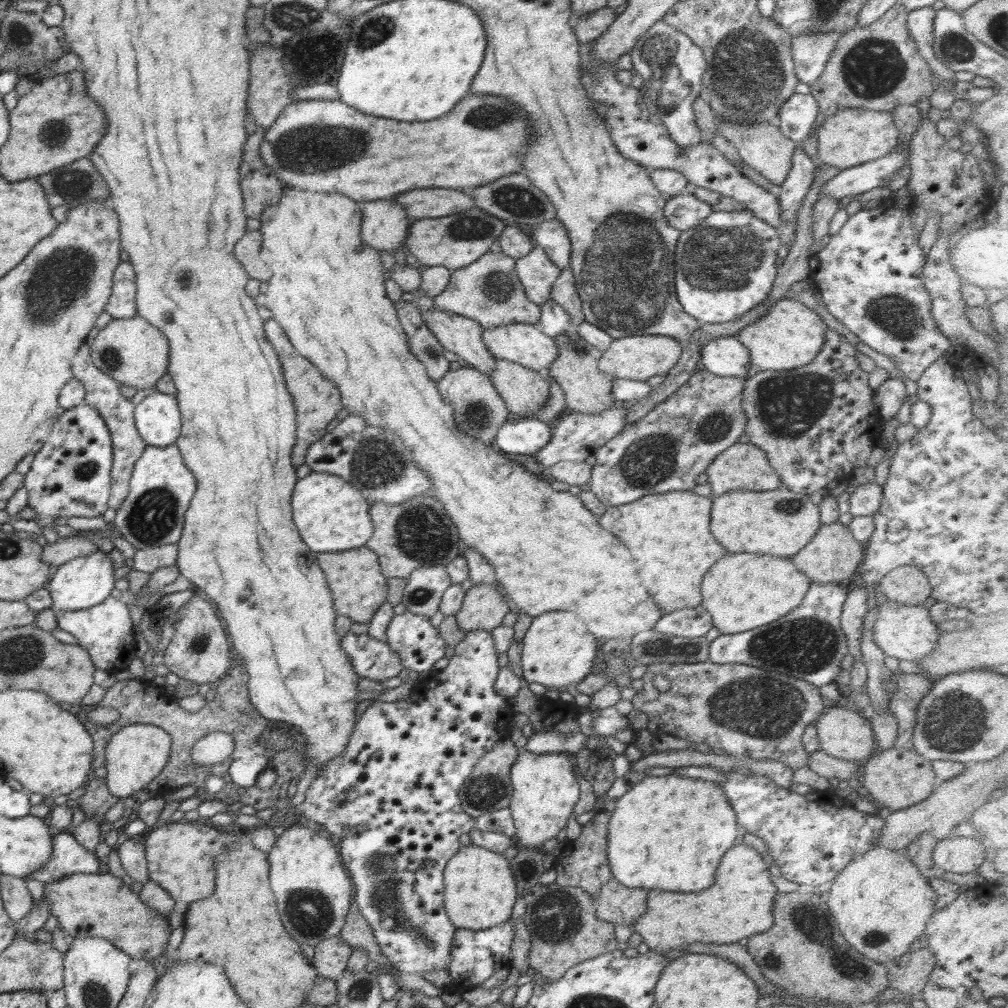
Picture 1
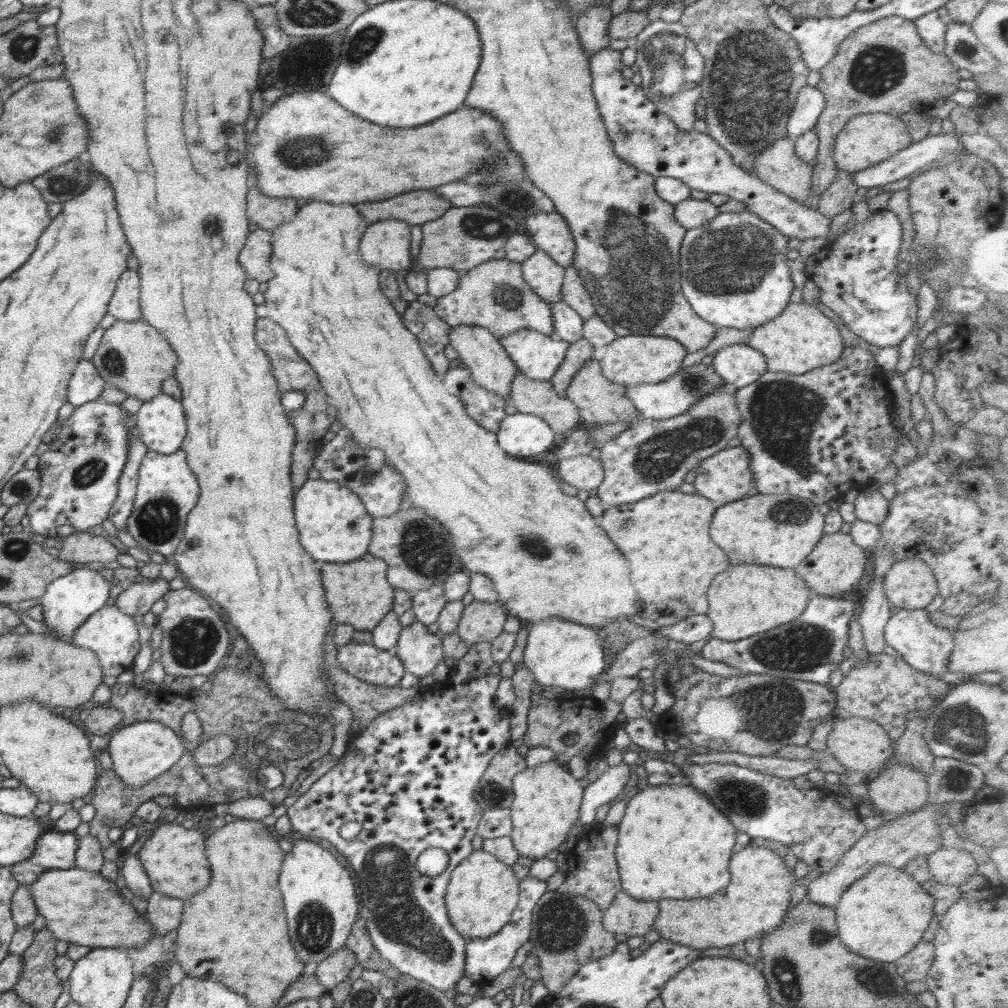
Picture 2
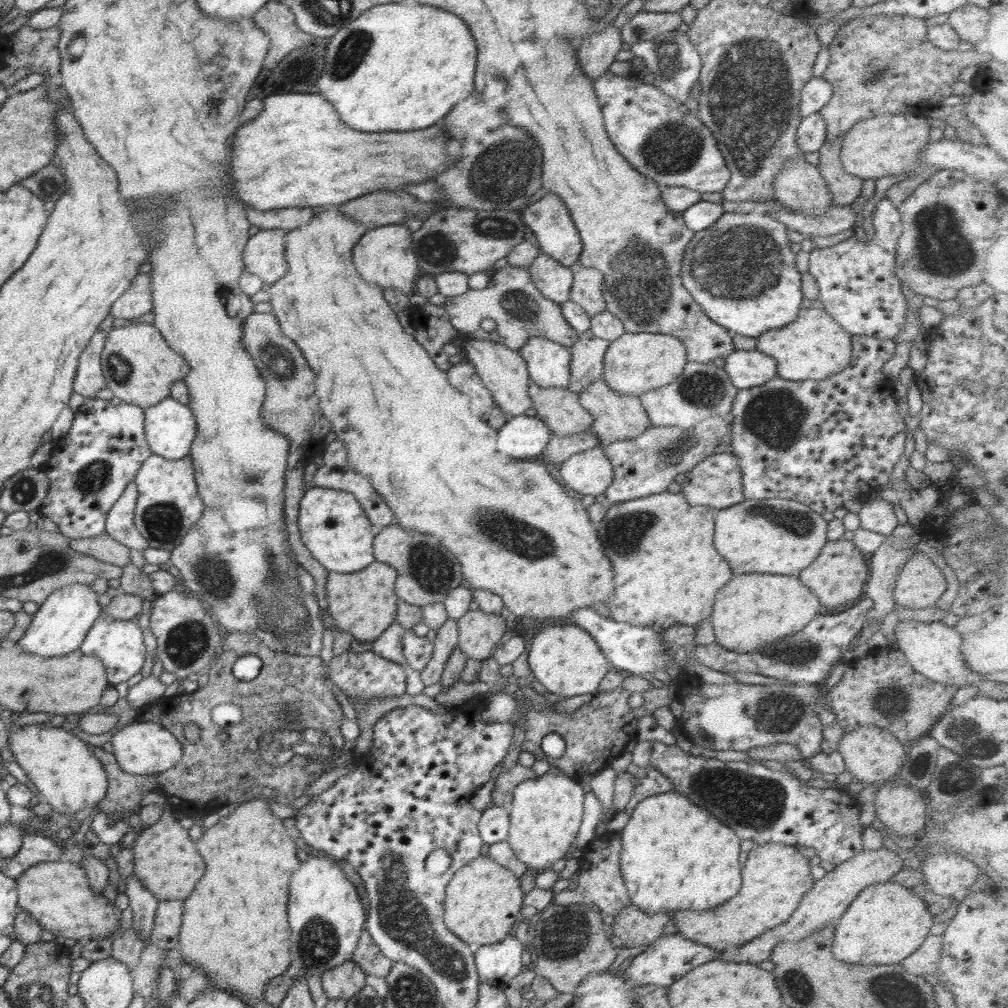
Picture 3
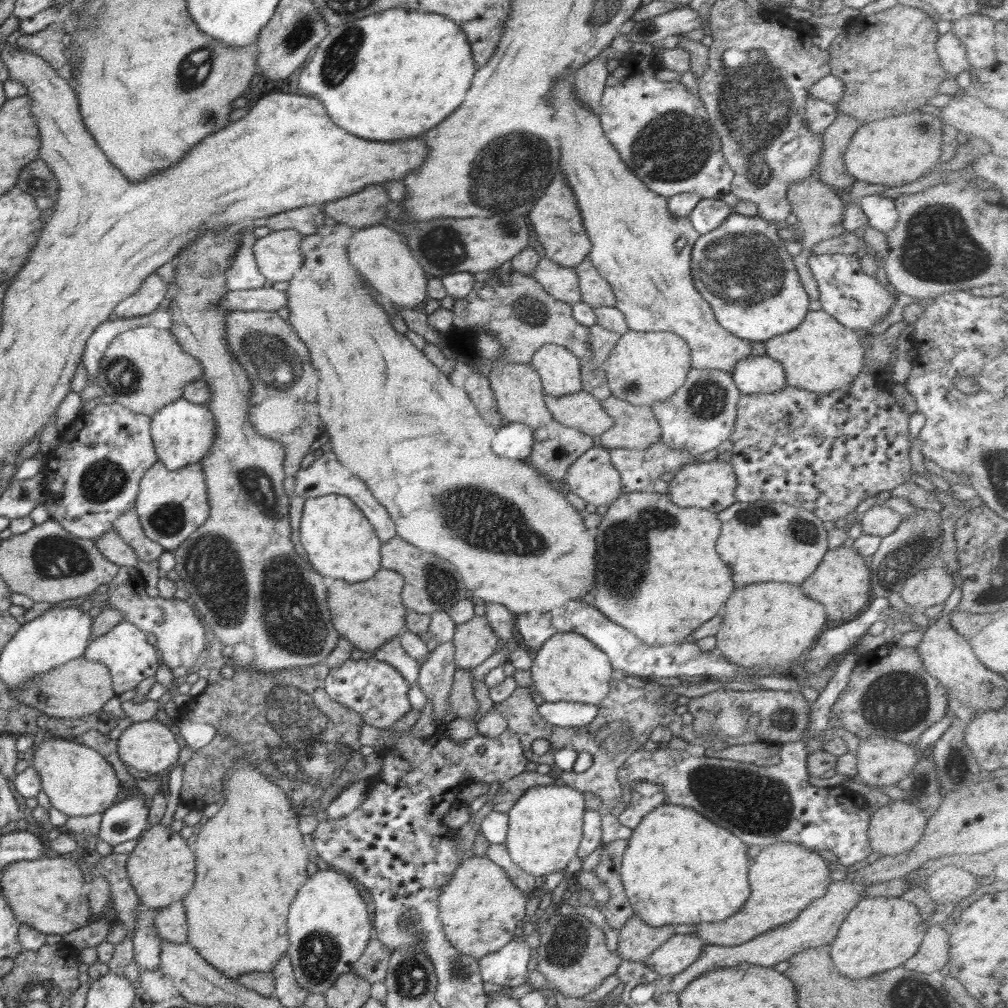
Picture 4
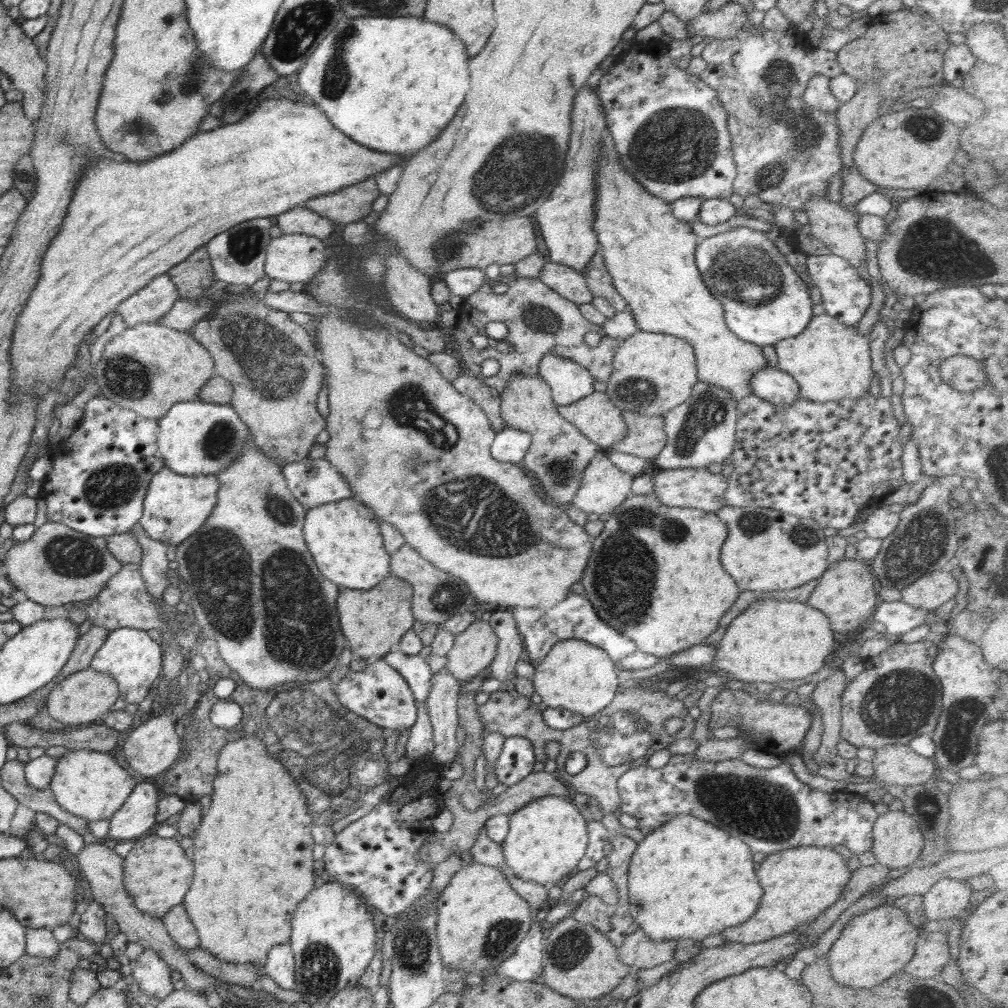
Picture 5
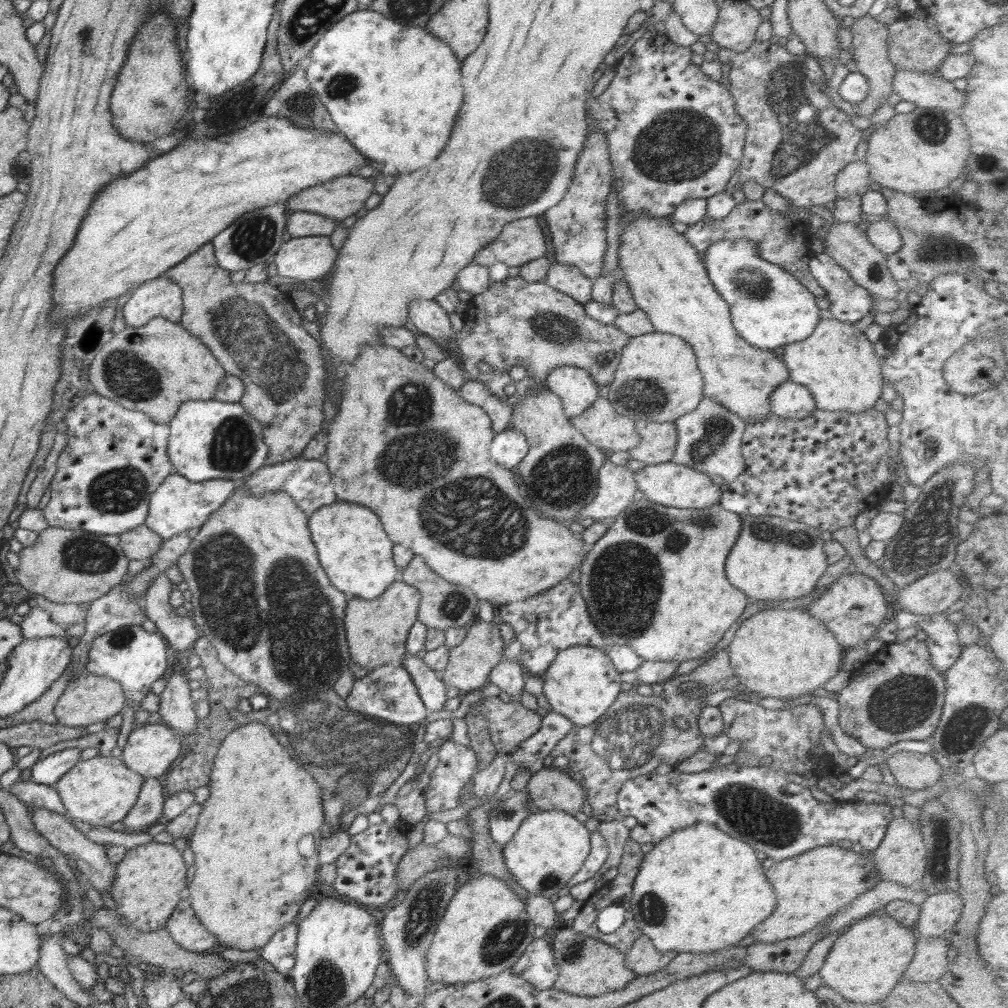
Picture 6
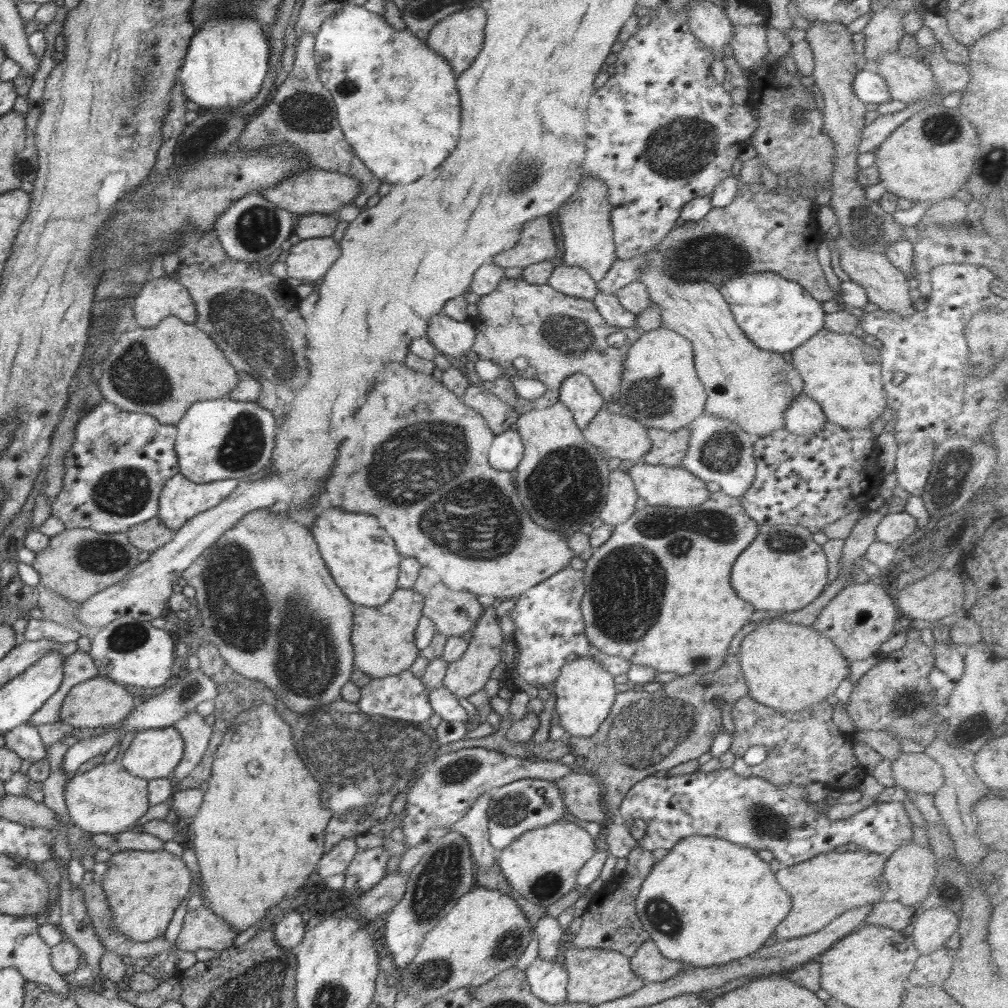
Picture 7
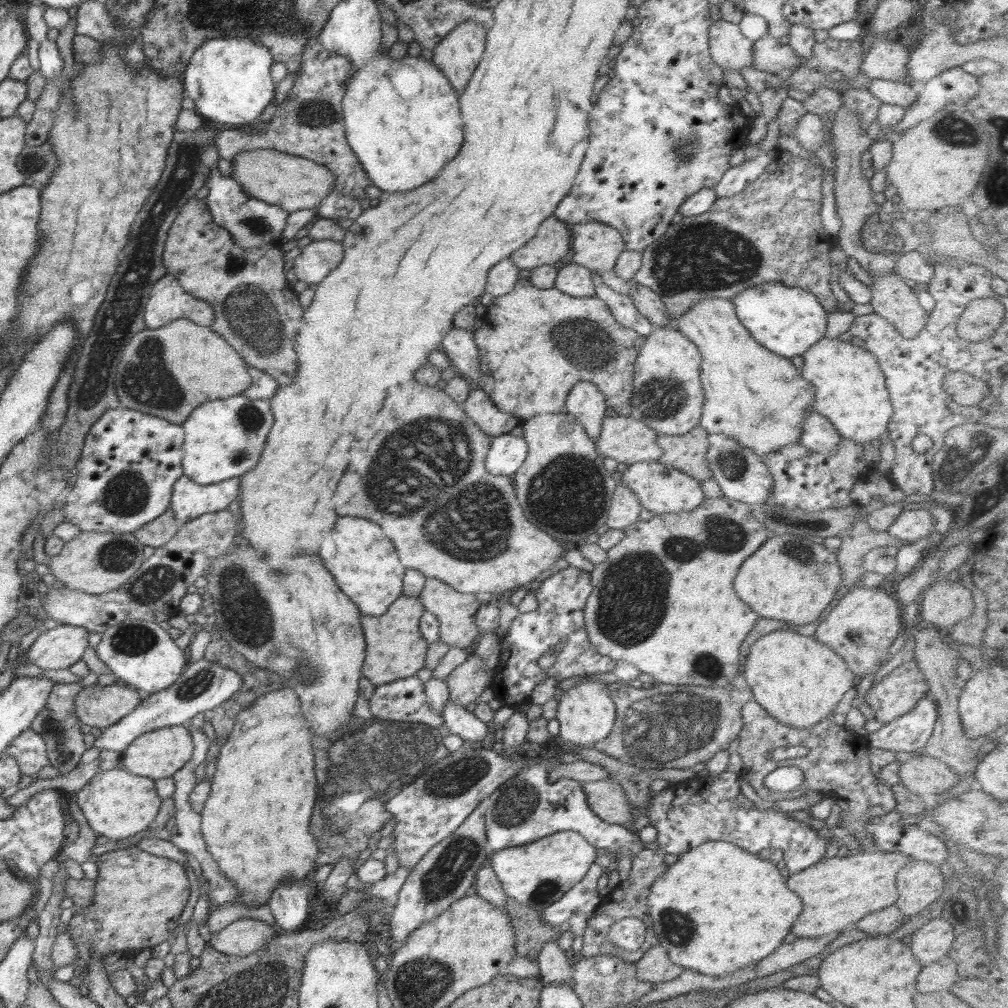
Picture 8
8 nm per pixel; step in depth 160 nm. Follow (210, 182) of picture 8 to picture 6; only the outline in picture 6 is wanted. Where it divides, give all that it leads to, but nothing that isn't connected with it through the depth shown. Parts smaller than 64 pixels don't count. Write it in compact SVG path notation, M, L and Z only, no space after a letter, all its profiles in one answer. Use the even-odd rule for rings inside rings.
M277 202L262 210L246 212L230 223L228 228L211 240L218 266L233 273L237 270L249 270L256 264L272 259L283 243L282 235L286 232L289 212L285 203Z

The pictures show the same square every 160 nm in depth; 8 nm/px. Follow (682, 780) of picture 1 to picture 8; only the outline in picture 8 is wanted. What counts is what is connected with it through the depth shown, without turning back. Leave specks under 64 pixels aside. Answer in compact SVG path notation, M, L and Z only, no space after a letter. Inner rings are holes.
M708 841L704 844L700 844L698 848L692 848L690 852L684 852L684 854L680 856L674 864L670 864L664 874L650 886L647 903L647 922L655 932L659 944L666 949L669 959L674 964L684 967L685 969L692 969L700 974L717 977L739 971L744 967L755 965L763 958L766 958L766 956L774 953L776 948L784 942L785 936L790 934L792 924L796 924L796 918L802 914L803 907L801 898L787 888L786 878L782 877L780 867L775 866L772 861L760 860L757 854L744 852L742 848L739 848L735 844L724 841Z

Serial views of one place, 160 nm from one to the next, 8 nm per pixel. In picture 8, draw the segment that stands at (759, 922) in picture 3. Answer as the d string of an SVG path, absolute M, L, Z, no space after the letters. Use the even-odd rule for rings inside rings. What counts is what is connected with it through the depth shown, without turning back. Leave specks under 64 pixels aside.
M858 852L858 854L849 853L845 858L823 857L818 864L806 868L803 872L790 874L786 879L787 888L798 895L803 904L802 914L796 918L796 924L792 924L791 933L800 938L841 934L853 929L854 924L860 918L868 916L870 912L878 912L882 910L881 908L894 905L899 897L896 878L902 868L910 866L910 862L914 862L912 857L908 858L908 854L898 852Z

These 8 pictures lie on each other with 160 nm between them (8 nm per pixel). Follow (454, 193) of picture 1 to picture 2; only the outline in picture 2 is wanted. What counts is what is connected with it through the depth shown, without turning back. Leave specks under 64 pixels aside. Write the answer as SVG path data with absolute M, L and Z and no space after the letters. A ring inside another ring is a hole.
M414 190L406 192L382 202L372 204L356 204L358 212L368 218L370 222L386 220L386 218L398 218L408 222L409 225L423 225L431 220L440 218L448 208L448 200L436 196L428 190Z

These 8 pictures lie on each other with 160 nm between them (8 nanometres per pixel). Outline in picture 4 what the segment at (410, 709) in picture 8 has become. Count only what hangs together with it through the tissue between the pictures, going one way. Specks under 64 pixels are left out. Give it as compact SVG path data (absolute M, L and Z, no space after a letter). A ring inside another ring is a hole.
M374 657L367 660L348 659L340 666L329 669L325 691L332 700L351 708L363 718L363 722L376 728L390 728L412 709L406 679L390 663Z

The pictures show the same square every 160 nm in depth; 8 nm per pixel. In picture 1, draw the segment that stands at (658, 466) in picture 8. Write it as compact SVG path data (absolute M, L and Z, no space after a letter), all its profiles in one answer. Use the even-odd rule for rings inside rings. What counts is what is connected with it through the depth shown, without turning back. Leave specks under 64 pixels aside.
M734 443L732 447L724 450L712 461L712 464L706 469L706 473L714 497L733 490L762 492L781 488L780 477L774 468L770 466L764 452L750 443Z

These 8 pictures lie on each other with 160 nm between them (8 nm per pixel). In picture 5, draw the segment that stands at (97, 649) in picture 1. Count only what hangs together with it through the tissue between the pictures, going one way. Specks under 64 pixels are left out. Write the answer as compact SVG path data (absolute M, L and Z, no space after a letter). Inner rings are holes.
M117 628L110 631L104 645L92 657L91 666L98 672L108 673L117 682L119 698L130 704L144 700L150 688L162 678L164 645L153 640L148 631L137 628Z

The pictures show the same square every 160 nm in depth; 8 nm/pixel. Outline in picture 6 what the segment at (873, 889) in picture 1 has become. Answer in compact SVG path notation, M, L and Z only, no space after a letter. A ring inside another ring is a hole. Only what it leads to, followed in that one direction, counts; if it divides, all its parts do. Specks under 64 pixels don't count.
M884 912L858 920L844 930L832 945L819 976L823 985L844 998L860 1004L884 1000L914 956L917 935L914 929L902 927Z

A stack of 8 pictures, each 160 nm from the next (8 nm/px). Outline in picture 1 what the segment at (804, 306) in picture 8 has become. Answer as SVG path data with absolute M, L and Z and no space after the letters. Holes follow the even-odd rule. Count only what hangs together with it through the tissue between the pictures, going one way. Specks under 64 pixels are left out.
M750 210L712 211L697 225L681 231L675 250L675 287L678 302L684 312L702 323L720 324L730 322L763 303L776 280L776 252L780 246L777 228L754 216Z

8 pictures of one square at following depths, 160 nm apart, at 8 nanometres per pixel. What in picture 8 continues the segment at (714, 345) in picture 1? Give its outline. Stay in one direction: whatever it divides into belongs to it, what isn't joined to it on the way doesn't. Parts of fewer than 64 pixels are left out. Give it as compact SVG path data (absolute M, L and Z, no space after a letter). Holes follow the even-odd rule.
M814 411L802 425L802 436L800 436L799 444L812 452L832 455L836 452L840 440L842 440L842 436L835 430L828 418L824 418L822 414Z

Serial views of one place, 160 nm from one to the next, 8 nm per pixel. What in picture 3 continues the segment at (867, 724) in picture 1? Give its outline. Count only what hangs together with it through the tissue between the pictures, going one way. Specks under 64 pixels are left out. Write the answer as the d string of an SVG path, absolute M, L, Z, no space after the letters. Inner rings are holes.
M874 726L858 727L845 732L838 743L838 753L844 759L846 770L864 785L880 785L897 778L897 772L907 759L906 744L900 742L890 731Z

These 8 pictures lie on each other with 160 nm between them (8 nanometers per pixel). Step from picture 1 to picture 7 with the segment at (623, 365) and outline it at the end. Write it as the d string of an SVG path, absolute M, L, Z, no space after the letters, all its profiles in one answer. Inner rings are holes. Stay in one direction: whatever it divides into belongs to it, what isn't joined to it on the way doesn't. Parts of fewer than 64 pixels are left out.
M660 326L656 330L642 332L626 353L621 396L618 398L622 415L646 427L676 432L704 414L707 393L698 379L693 346L688 339Z

